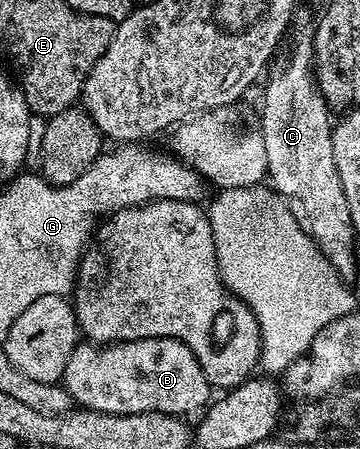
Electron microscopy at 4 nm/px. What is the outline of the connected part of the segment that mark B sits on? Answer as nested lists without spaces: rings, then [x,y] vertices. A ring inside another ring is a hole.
[[[171,337],[115,341],[101,347],[79,343],[68,359],[68,367],[64,367],[61,384],[75,406],[97,413],[197,414],[207,408],[212,397],[212,387],[196,355]]]

